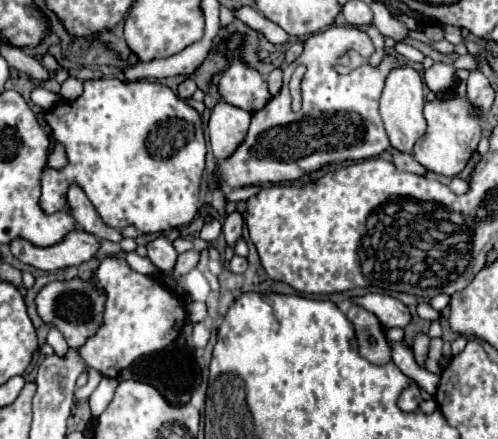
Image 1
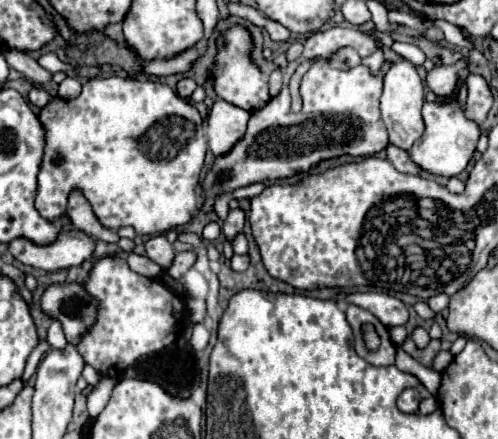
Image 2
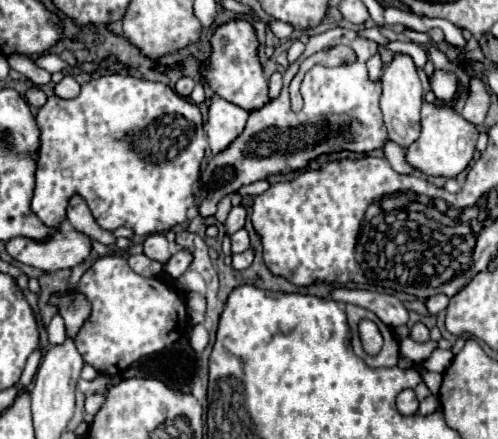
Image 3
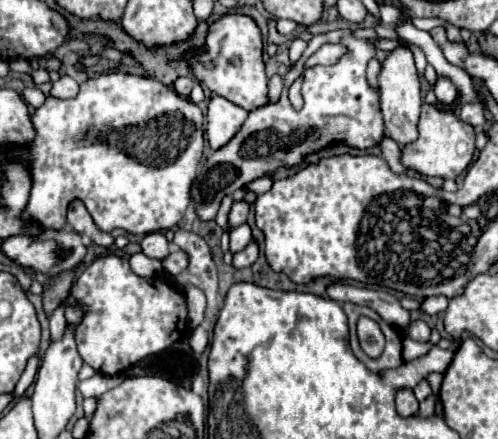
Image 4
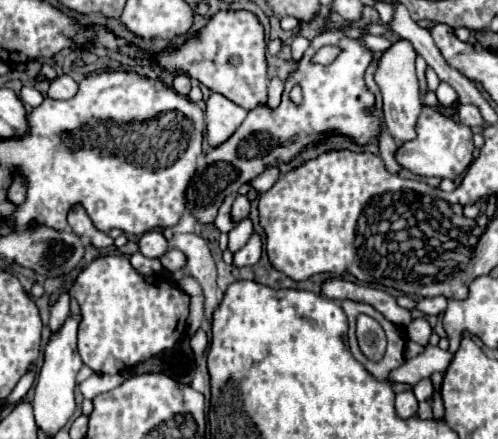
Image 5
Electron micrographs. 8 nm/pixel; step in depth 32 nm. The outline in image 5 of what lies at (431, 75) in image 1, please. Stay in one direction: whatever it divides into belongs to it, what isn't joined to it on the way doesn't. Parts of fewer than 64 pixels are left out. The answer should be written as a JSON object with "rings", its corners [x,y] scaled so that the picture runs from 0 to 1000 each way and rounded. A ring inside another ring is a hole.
{"rings":[[[884,187],[880,205],[876,205],[876,219],[880,219],[880,232],[892,241],[892,246],[908,246],[916,237],[916,210],[908,196]]]}

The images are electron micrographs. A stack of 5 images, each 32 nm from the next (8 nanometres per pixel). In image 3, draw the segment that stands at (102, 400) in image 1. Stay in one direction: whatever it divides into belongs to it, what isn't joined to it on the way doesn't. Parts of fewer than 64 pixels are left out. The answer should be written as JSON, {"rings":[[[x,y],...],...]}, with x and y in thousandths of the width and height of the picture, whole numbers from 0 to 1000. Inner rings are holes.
{"rings":[[[189,897],[189,902],[173,907],[173,920],[169,920],[169,929],[173,929],[173,957],[181,957],[197,938],[205,911],[209,911],[209,897]]]}

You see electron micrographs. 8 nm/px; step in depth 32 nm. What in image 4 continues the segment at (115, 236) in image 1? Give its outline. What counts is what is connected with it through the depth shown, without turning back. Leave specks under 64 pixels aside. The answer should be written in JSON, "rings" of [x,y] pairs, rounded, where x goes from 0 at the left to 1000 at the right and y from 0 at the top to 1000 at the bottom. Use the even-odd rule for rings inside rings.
{"rings":[[[145,460],[141,465],[141,474],[137,474],[137,510],[161,533],[161,538],[177,538],[189,556],[197,556],[197,560],[225,560],[229,556],[229,542],[221,538],[221,533],[213,533],[213,528],[205,528],[193,510],[189,510],[189,501],[185,501],[185,492],[177,487],[177,478],[169,474],[169,465],[165,460]]]}

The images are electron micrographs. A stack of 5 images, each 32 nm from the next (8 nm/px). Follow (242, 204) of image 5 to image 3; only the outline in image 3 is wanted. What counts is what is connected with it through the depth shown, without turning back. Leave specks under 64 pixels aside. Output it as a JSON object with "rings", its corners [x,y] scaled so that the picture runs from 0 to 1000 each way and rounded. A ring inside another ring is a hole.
{"rings":[[[486,465],[466,469],[466,478],[458,487],[458,501],[450,510],[454,533],[466,533],[466,528],[474,528],[474,519],[486,519],[490,506],[494,506],[494,469],[486,469]]]}

